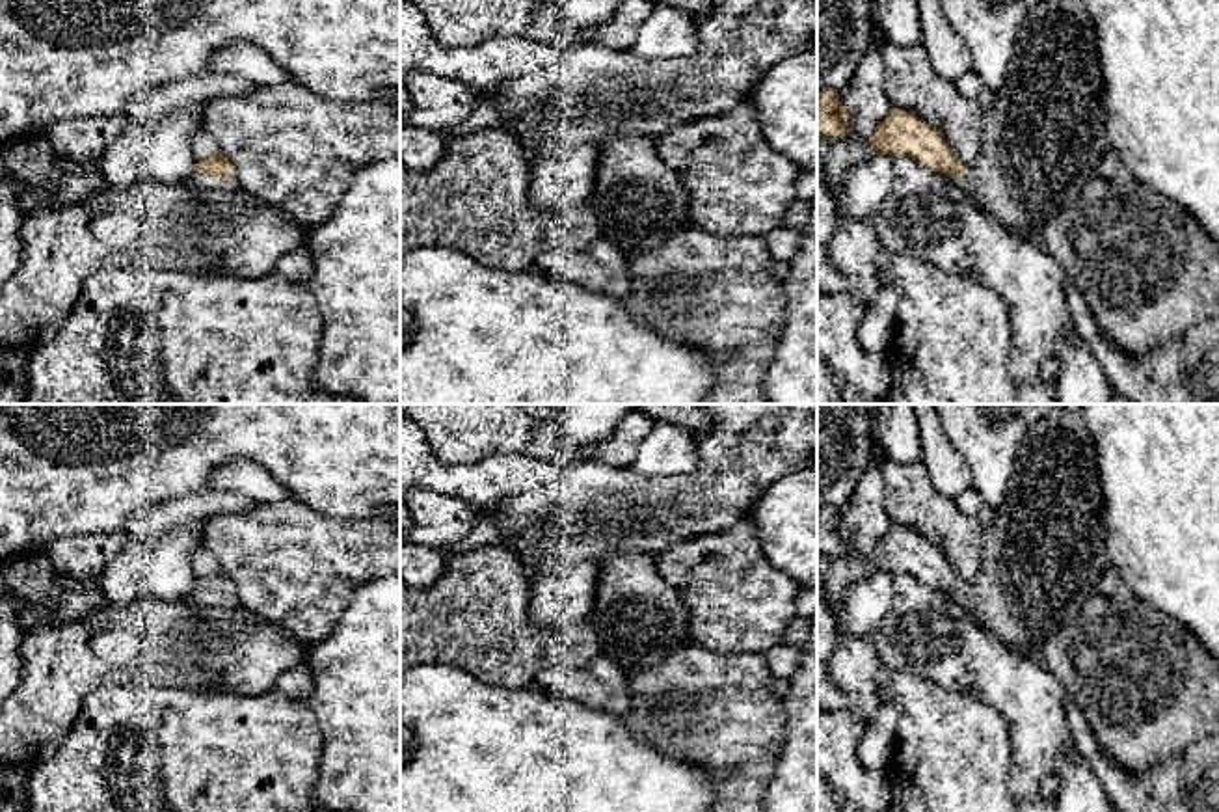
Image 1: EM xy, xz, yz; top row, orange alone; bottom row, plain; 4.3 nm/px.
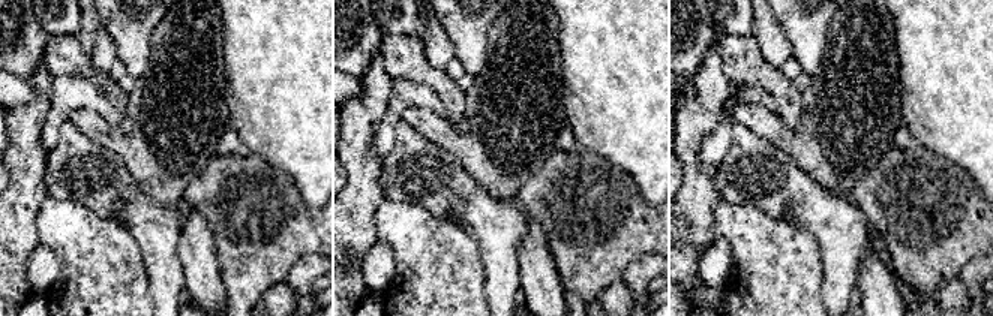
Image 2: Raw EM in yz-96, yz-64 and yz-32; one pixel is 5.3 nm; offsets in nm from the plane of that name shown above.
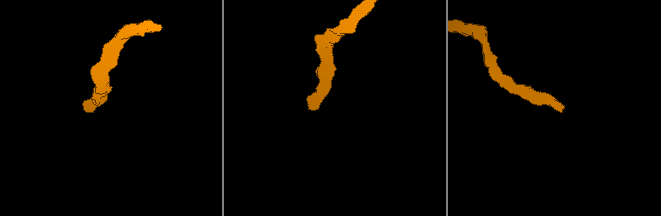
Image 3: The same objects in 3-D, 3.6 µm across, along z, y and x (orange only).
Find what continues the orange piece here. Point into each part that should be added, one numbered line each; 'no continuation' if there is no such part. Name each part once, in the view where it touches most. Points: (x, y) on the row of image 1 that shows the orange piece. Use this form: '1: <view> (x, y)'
1: xy (201, 181)

